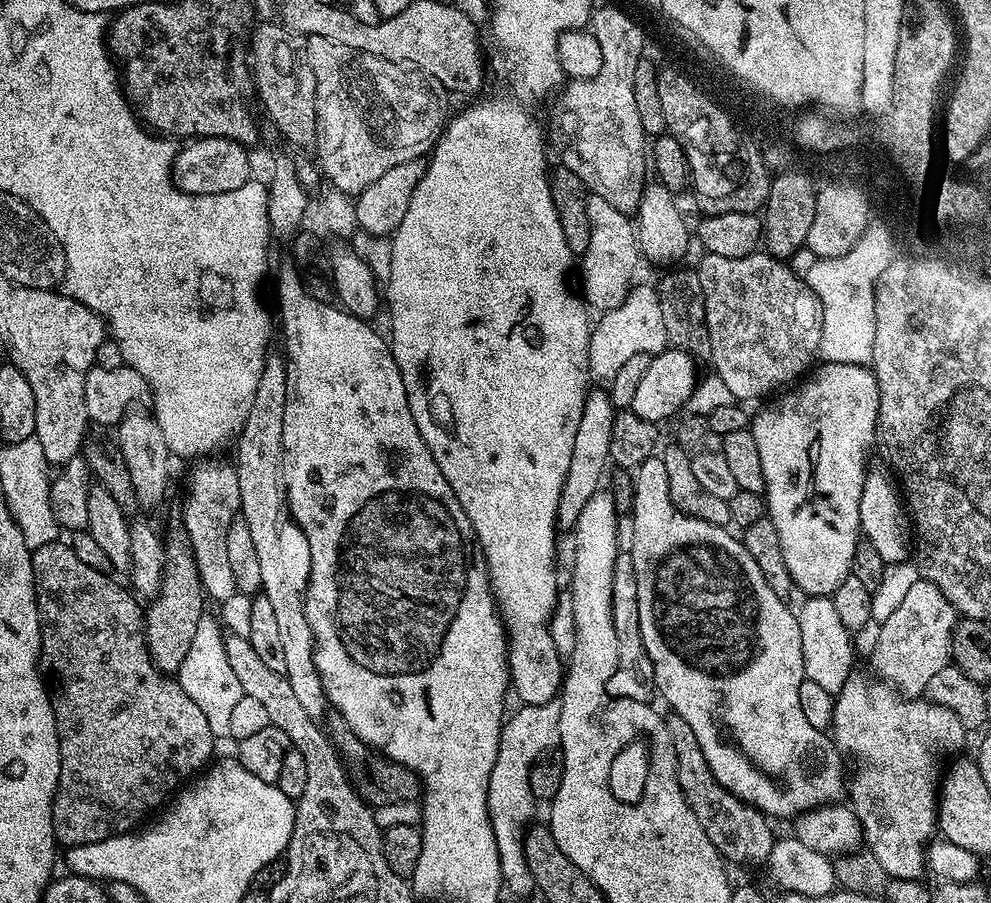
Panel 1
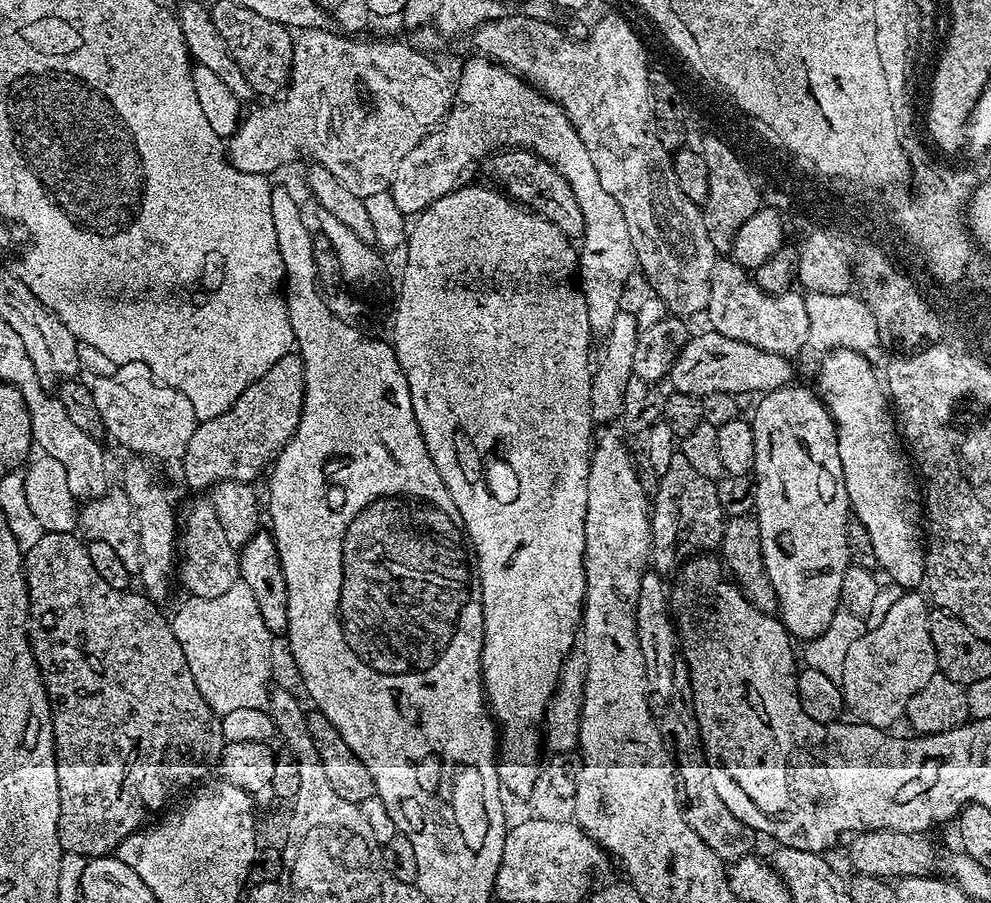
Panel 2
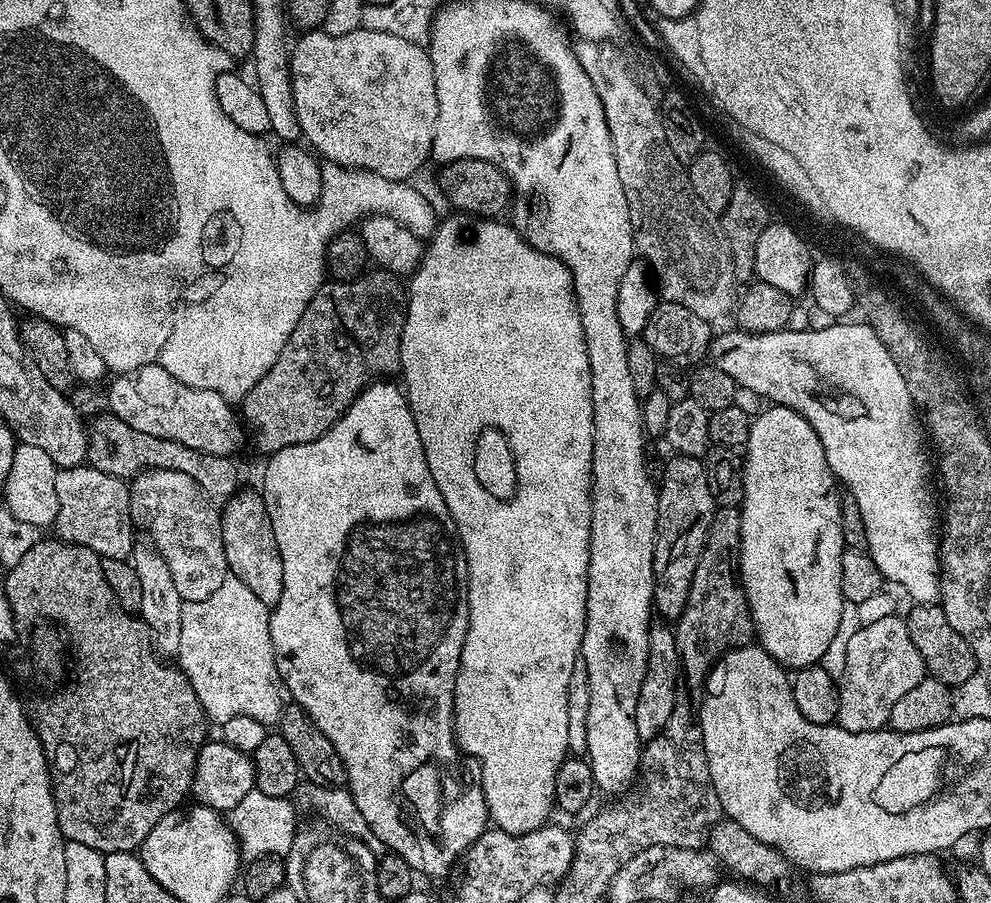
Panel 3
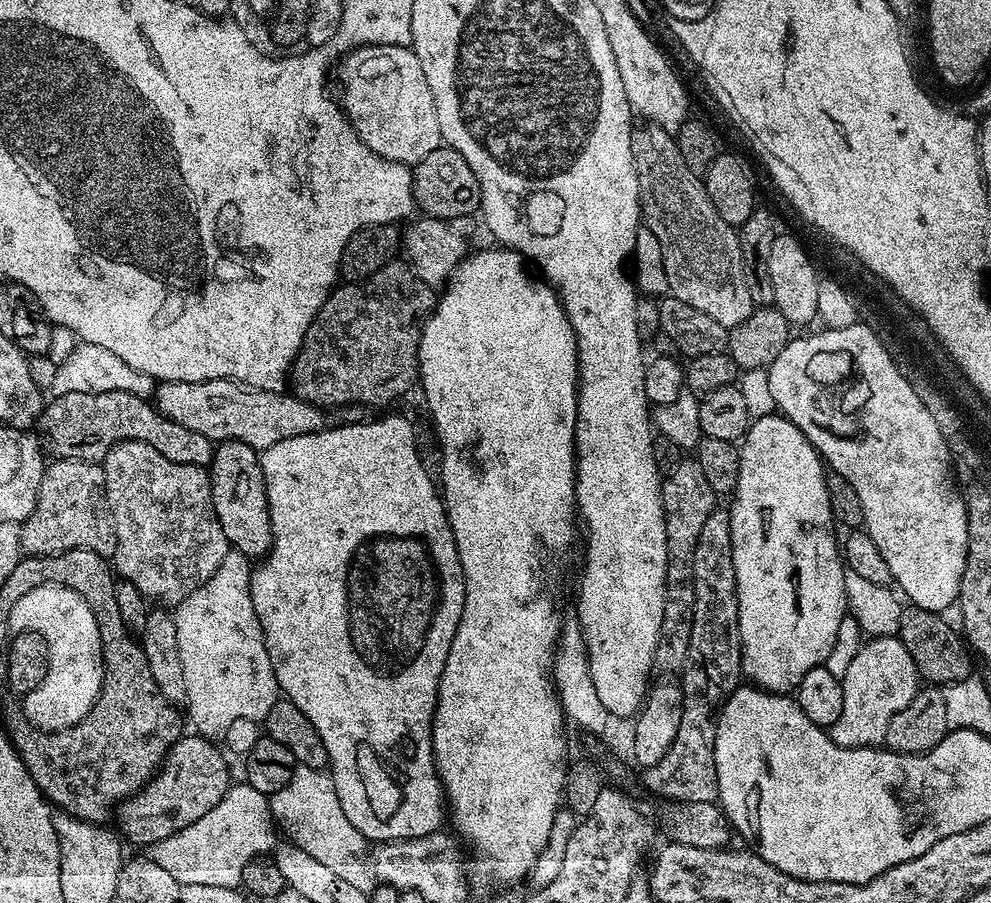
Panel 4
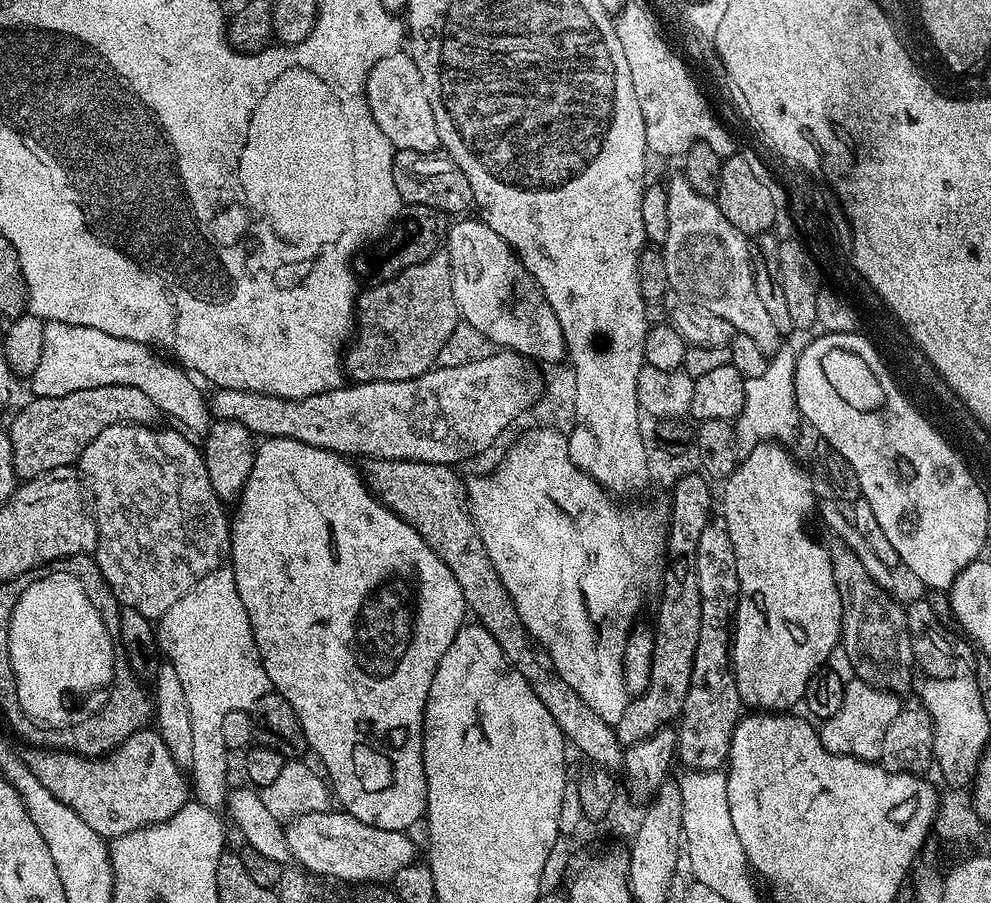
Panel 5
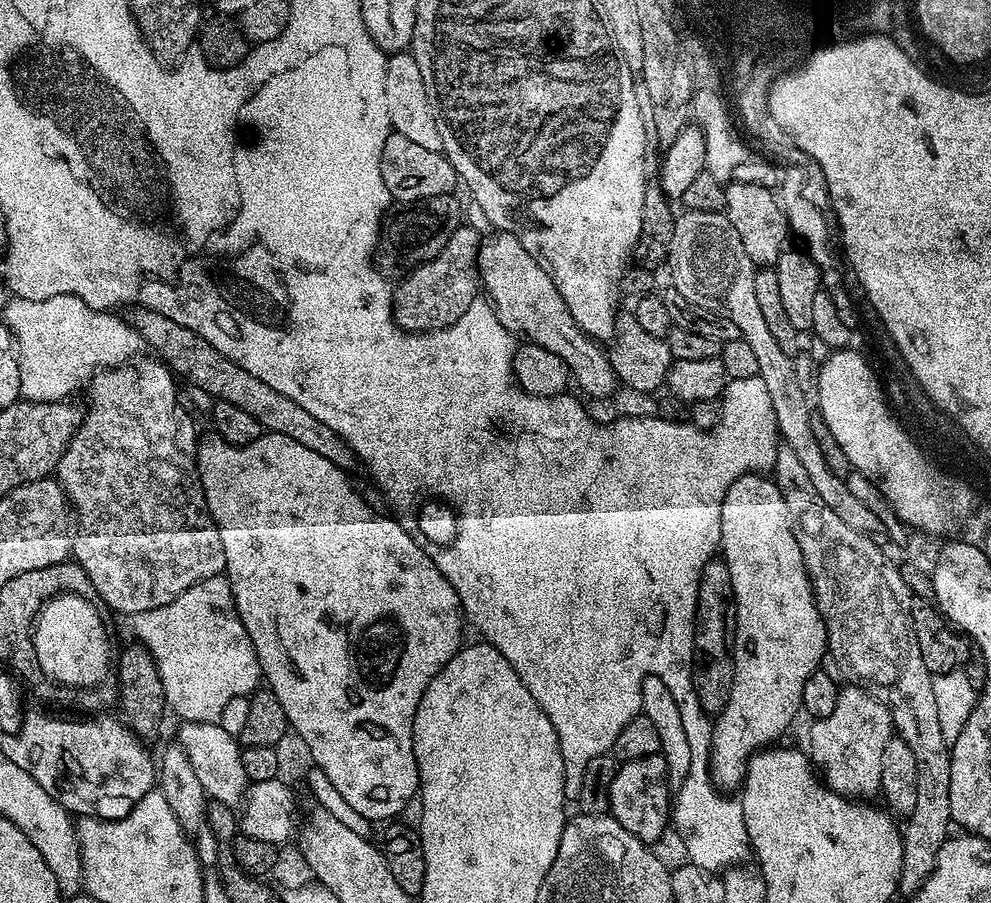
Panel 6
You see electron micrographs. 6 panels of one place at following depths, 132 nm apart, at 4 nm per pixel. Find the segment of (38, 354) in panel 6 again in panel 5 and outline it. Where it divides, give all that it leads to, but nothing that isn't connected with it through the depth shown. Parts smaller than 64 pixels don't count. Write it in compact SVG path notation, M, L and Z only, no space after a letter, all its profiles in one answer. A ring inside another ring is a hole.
M53 320L44 325L42 354L37 368L30 375L31 395L62 398L74 394L74 390L90 390L94 386L134 386L142 390L142 394L146 394L146 398L150 398L165 417L173 416L185 433L202 438L214 419L209 401L200 393L195 384L197 381L179 363L168 358L159 360L155 354L147 344L114 338L114 334L90 330L90 326L74 326Z

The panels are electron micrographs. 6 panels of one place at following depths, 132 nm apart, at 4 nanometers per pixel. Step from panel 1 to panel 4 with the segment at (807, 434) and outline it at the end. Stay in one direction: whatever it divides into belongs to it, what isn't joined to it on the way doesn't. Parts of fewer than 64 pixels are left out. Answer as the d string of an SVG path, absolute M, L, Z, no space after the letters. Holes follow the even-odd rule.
M784 414L755 417L739 449L740 473L733 504L730 504L730 534L738 594L740 667L755 687L766 692L792 694L810 670L826 664L848 612L844 593L846 565L838 536L836 540L832 533L834 521L824 481L826 465L806 434Z

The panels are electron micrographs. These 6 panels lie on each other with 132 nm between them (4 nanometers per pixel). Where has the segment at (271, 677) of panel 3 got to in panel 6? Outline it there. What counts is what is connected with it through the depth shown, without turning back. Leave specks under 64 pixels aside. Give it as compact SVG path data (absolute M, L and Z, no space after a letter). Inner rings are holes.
M227 575L190 586L174 602L127 617L135 639L145 645L158 668L164 702L184 722L215 724L230 698L249 697L262 684L254 642L242 626Z

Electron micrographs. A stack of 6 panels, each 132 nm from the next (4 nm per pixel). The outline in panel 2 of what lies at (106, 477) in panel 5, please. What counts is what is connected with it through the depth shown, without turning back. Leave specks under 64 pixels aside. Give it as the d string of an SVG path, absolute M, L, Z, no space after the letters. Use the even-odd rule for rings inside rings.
M211 502L204 504L196 504L188 512L188 517L183 517L182 531L178 536L178 548L183 554L184 565L179 565L178 580L184 583L185 593L188 596L197 596L198 598L218 598L218 594L223 594L226 590L230 590L230 586L234 586L234 582L240 579L240 558L237 549L230 546L230 542L226 542L226 530L222 530L222 525L218 523L218 514L214 510Z

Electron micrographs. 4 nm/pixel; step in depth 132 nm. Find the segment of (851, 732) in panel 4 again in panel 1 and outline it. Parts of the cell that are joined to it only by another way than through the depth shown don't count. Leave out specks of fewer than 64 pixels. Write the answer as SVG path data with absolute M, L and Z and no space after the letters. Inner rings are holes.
M917 578L914 586L910 586L906 598L902 598L898 610L894 610L894 614L890 614L890 618L886 618L886 622L879 625L880 633L877 634L876 645L872 648L872 668L877 672L875 675L905 697L916 698L927 693L930 678L934 678L938 670L949 667L952 631L955 630L957 623L956 607L946 598L946 594L942 594L942 590L938 590L938 586L934 586L929 580Z

